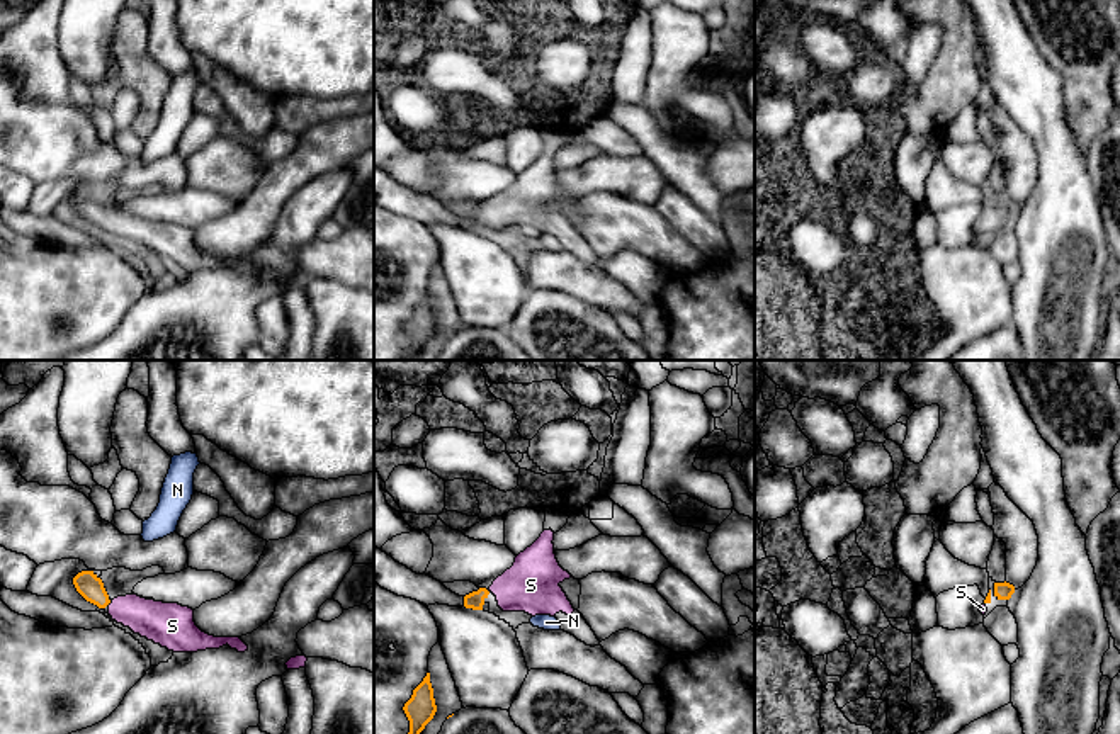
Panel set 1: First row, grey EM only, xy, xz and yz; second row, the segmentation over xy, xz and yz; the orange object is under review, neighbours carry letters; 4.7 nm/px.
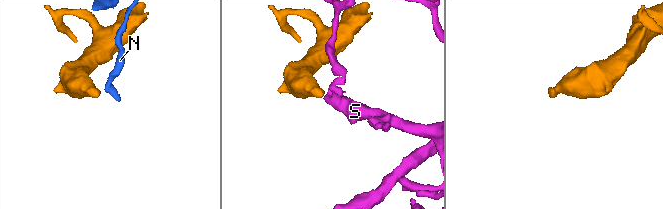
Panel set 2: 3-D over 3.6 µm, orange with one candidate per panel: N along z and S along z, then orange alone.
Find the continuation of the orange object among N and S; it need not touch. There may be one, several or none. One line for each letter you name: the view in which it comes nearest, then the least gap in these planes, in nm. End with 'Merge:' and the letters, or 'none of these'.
S: xy | 0 nm
Merge: S

